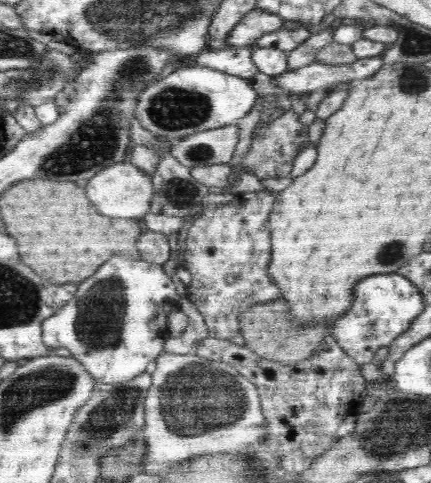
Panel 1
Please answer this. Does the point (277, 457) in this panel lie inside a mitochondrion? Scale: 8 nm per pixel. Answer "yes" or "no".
yes

